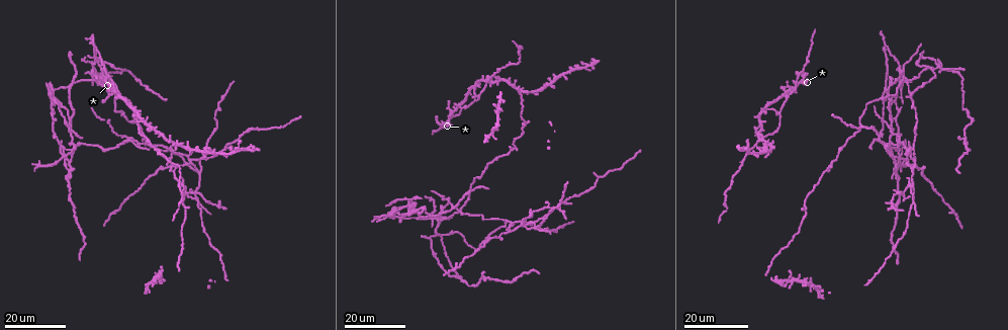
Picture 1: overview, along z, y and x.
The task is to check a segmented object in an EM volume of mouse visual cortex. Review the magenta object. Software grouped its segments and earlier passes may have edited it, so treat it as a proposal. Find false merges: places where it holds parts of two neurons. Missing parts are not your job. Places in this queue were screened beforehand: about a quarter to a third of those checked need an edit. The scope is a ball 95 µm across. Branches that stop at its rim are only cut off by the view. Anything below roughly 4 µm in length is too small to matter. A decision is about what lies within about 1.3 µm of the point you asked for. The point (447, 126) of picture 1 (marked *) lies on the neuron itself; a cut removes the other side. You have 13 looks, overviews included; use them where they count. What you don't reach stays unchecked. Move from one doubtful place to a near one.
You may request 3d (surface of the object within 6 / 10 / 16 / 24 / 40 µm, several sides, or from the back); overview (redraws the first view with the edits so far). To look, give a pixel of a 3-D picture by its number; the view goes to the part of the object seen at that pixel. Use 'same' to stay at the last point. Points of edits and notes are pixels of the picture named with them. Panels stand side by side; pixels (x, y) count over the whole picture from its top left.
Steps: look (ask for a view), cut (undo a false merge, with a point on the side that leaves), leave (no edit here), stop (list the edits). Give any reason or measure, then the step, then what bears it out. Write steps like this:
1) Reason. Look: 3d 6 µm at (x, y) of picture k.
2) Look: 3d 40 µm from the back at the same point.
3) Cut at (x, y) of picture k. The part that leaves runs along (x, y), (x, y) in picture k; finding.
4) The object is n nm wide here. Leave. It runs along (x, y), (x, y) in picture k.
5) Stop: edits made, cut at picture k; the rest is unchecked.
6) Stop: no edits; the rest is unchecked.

Sudden change in width. Look: 3d 16 µm at (897, 95) of picture 1.

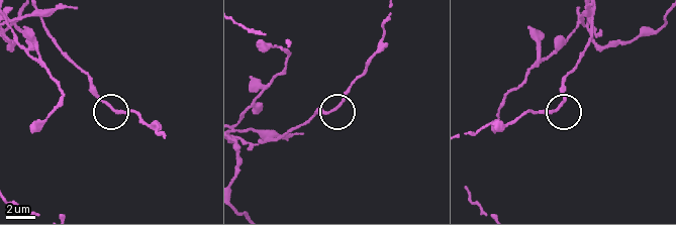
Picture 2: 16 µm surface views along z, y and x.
Look: 3d 10 µm at (559, 105) of picture 2.

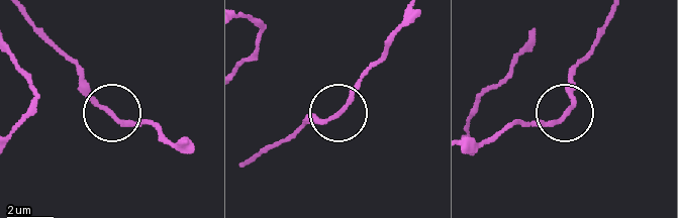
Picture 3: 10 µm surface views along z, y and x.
Leave. It runs along (469, 142), (550, 123), (572, 102), (573, 75) in picture 3; all the same neuron.

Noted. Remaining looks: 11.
Branch point. Look: 3d 16 µm at (199, 170) of picture 1.

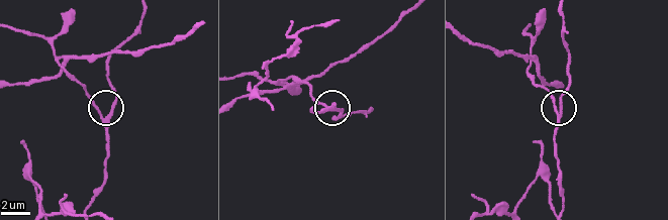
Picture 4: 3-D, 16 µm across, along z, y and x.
Closer look. Look: 3d 10 µm at (559, 120) of picture 4.

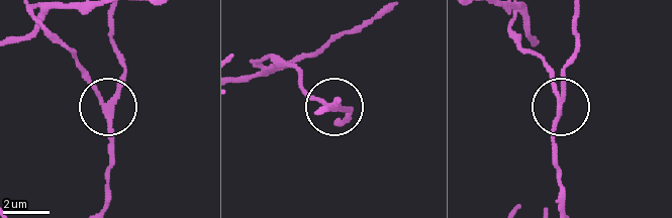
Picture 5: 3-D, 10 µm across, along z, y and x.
Leave. It runs along (251, 63), (283, 59), (310, 95), (351, 110), (353, 118) in picture 5; continuous, no second neuron.

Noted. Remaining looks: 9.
Calibre changes. Look: 3d 16 µm at (111, 129) of picture 1.

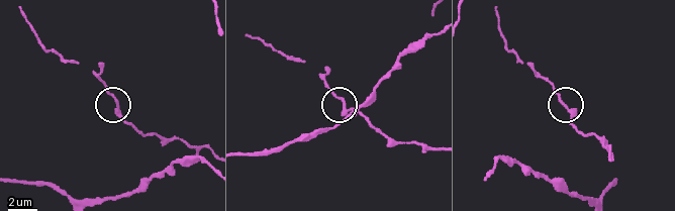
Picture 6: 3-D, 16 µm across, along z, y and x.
Look: 3d 6 µm at (564, 105) of picture 6.

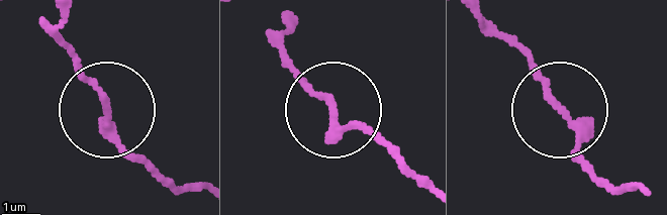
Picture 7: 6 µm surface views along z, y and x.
Leave. All the same neuron.

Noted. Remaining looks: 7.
Four-way junction. Look: 3d 24 µm at (441, 217) of picture 1.

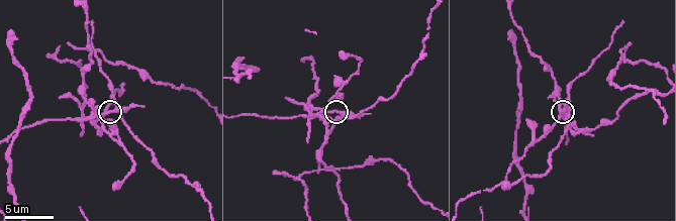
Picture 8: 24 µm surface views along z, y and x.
Look: 3d 6 µm at (342, 114) of picture 8.

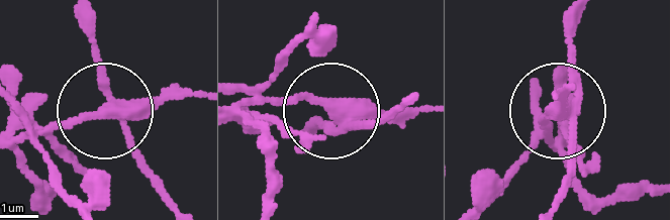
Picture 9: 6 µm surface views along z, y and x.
Cut at (65, 122) of picture 9. The part that leaves runs along (117, 106), (14, 128) in picture 9; a second neuron is stuck on.

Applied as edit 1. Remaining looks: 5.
Look: overview.

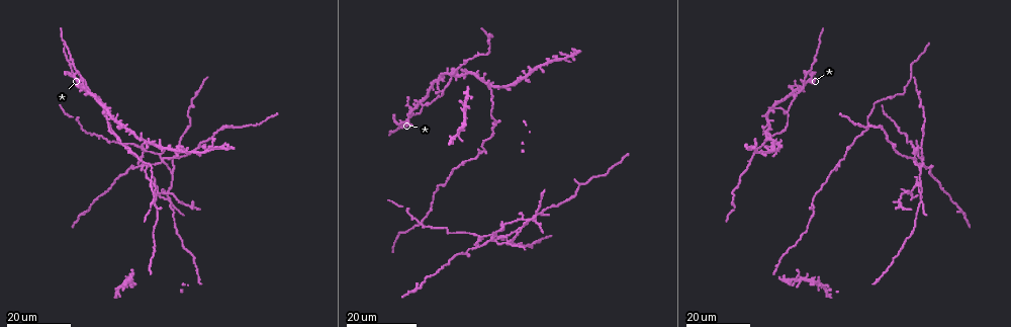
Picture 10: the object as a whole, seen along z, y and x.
Looks like a crossing. Look: 3d 24 µm at (164, 157) of picture 10.

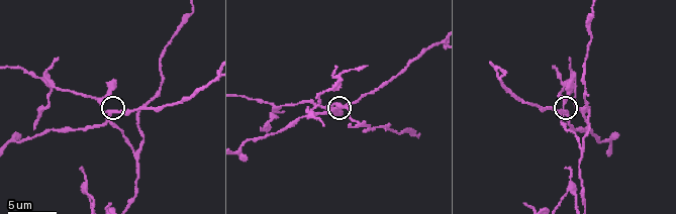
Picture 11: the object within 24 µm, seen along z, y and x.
Look: 3d 6 µm at (337, 109) of picture 11.

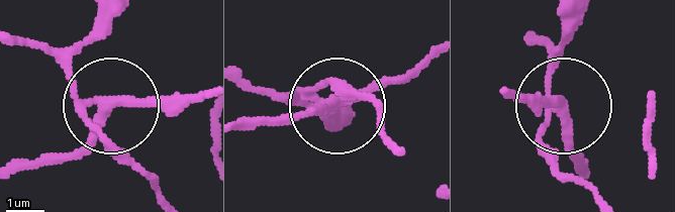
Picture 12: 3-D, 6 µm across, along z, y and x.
Cut at (138, 101) of picture 12. The part that leaves runs along (81, 103), (203, 100) in picture 12; two neurons meet here.

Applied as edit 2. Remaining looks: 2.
Stop: edits made, cut at picture 9, cut at picture 12; the rest is unchecked.

